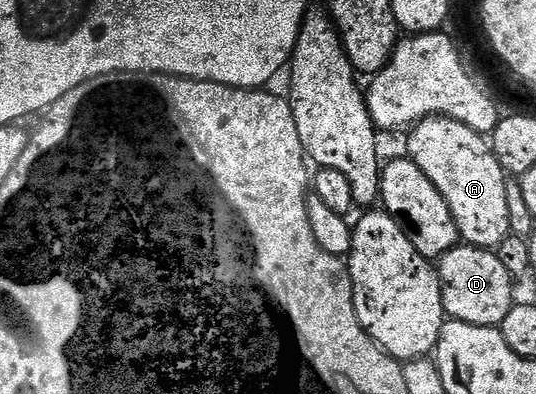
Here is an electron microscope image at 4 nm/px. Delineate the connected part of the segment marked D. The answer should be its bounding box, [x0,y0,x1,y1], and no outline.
[436,242,516,328]

